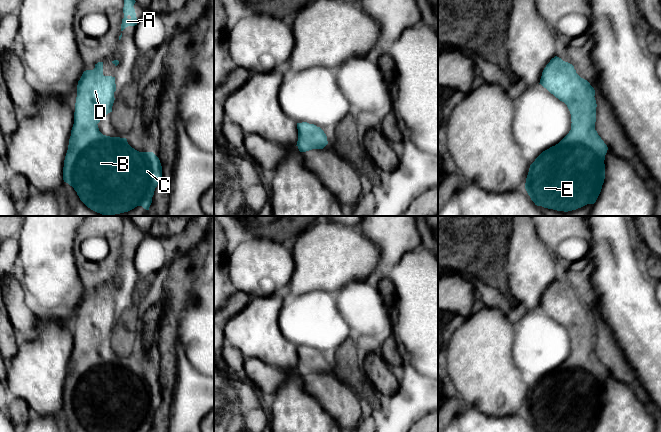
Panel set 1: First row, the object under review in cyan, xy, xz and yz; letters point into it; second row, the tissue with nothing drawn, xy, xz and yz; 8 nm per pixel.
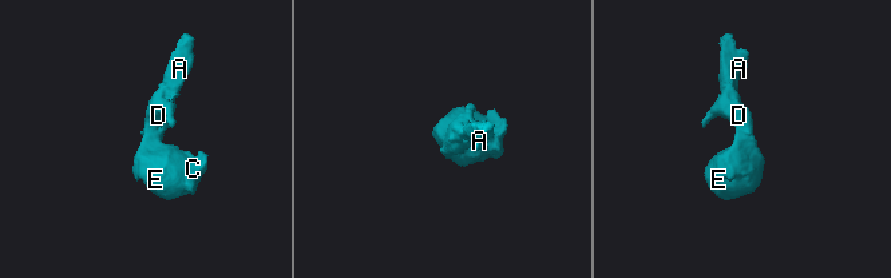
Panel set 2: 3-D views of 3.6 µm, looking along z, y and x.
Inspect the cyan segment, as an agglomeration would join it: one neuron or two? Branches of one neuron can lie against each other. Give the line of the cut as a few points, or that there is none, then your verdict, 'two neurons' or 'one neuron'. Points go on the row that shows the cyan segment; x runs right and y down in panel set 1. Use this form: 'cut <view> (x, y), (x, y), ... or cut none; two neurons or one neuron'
cut none; one neuron

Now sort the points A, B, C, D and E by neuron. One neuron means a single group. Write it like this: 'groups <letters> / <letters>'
groups A B C D E

